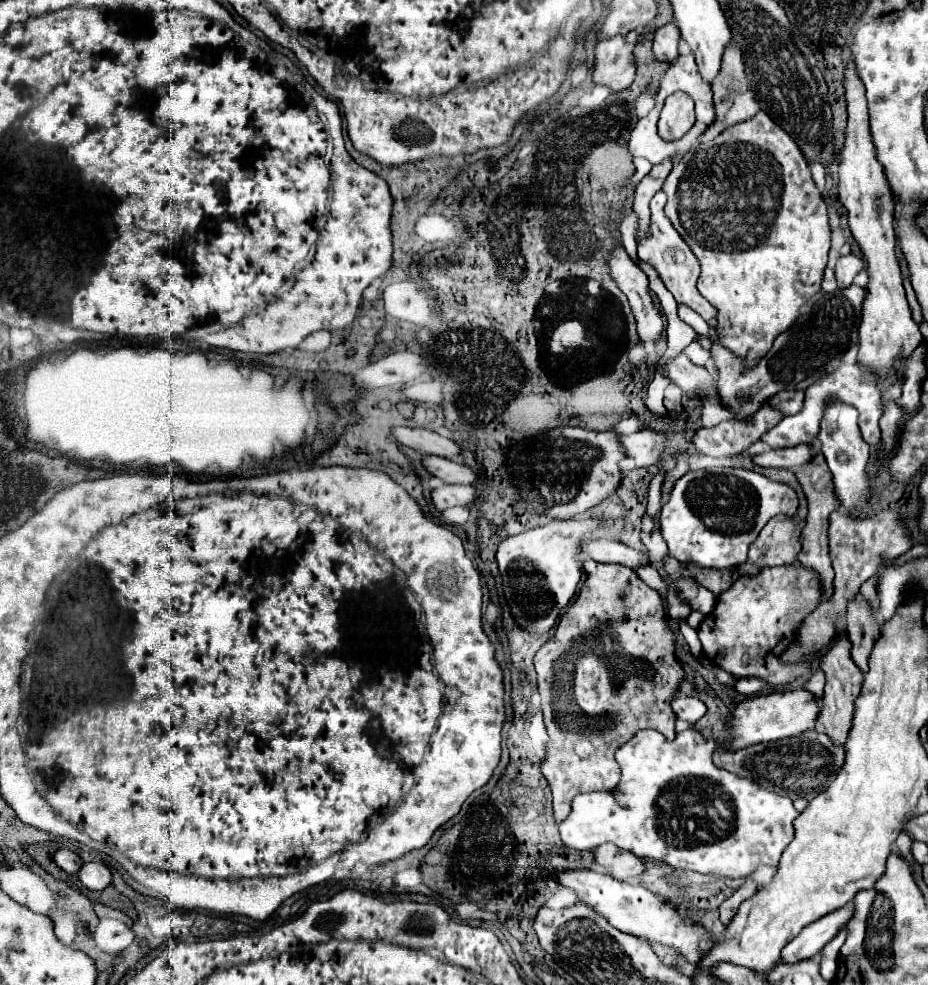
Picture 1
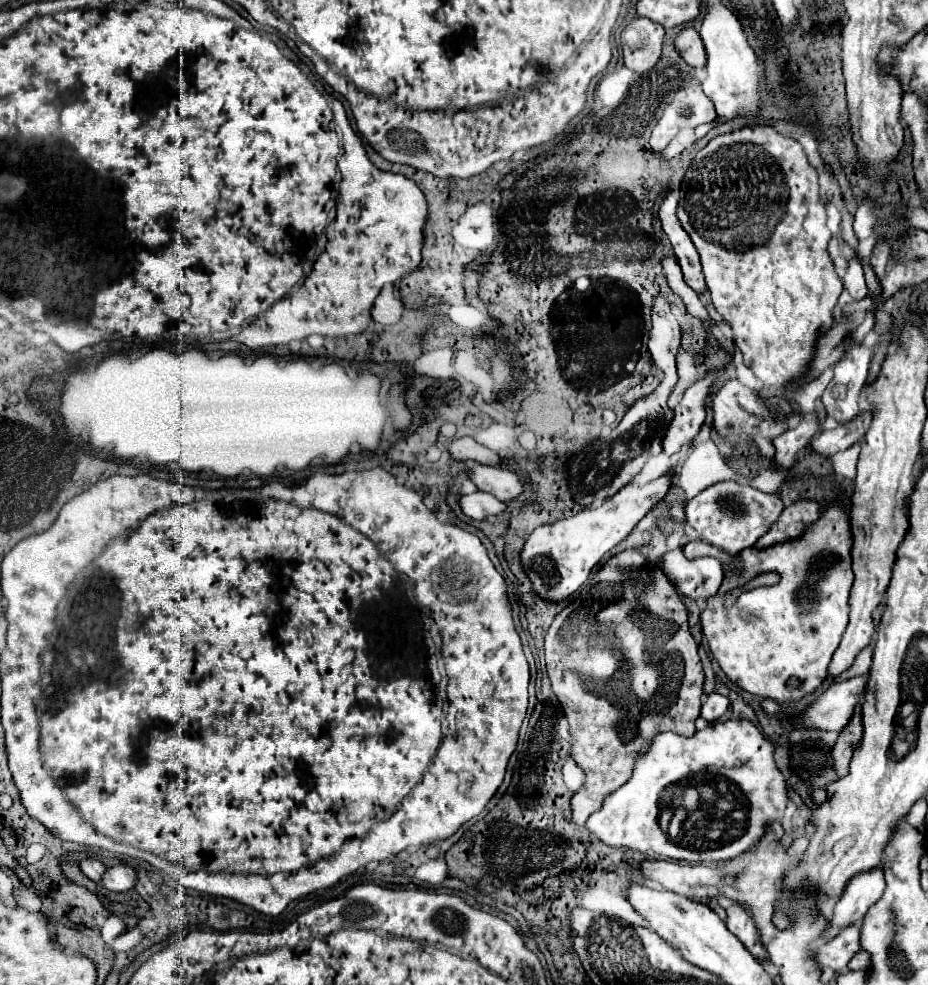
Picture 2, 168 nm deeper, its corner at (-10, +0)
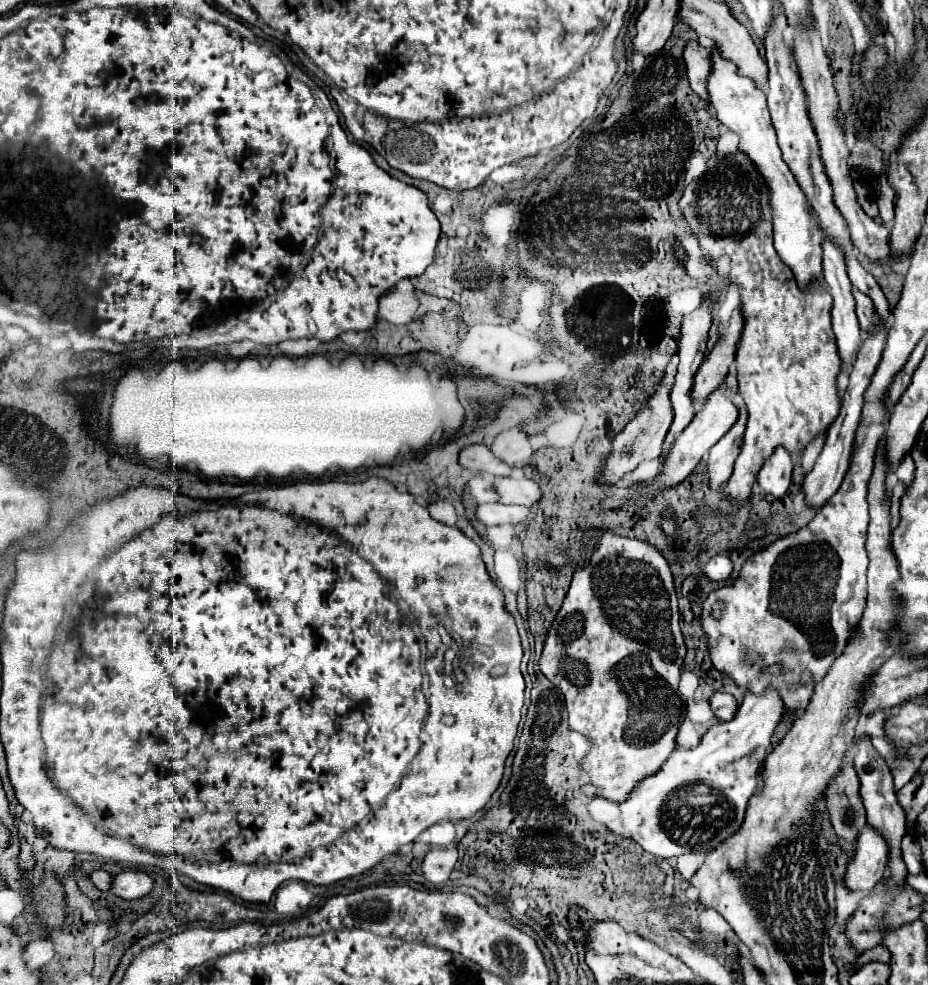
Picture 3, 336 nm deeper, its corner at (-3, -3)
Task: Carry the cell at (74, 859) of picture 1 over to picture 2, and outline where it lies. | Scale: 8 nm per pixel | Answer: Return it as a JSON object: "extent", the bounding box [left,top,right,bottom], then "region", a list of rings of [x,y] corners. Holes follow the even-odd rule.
{"extent":[80,858,106,882],"region":[[[86,858],[86,860],[80,862],[80,870],[82,870],[88,878],[92,878],[94,882],[98,882],[100,876],[102,876],[102,872],[104,872],[106,868],[104,868],[102,862],[98,862],[96,858]]]}

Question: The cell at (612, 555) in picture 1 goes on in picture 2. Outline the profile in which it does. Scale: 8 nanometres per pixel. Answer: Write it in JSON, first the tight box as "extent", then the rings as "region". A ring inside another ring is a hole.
{"extent":[654,548,724,600],"region":[[[682,548],[666,552],[654,566],[666,574],[678,594],[692,600],[710,600],[716,596],[724,578],[716,558],[688,560]]]}

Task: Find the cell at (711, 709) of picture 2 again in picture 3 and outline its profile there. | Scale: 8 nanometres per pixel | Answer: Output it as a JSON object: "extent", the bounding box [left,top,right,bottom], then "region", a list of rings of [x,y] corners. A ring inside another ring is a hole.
{"extent":[711,693,737,721],"region":[[[715,693],[711,699],[711,709],[721,721],[731,721],[737,713],[737,699],[729,693]]]}

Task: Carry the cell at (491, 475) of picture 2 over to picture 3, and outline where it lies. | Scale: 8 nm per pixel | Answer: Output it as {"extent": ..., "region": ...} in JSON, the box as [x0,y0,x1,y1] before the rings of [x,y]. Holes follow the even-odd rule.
{"extent":[495,477,541,507],"region":[[[501,477],[495,485],[495,491],[499,493],[499,501],[505,505],[523,505],[533,507],[541,499],[541,489],[531,479],[513,479],[513,477]]]}

